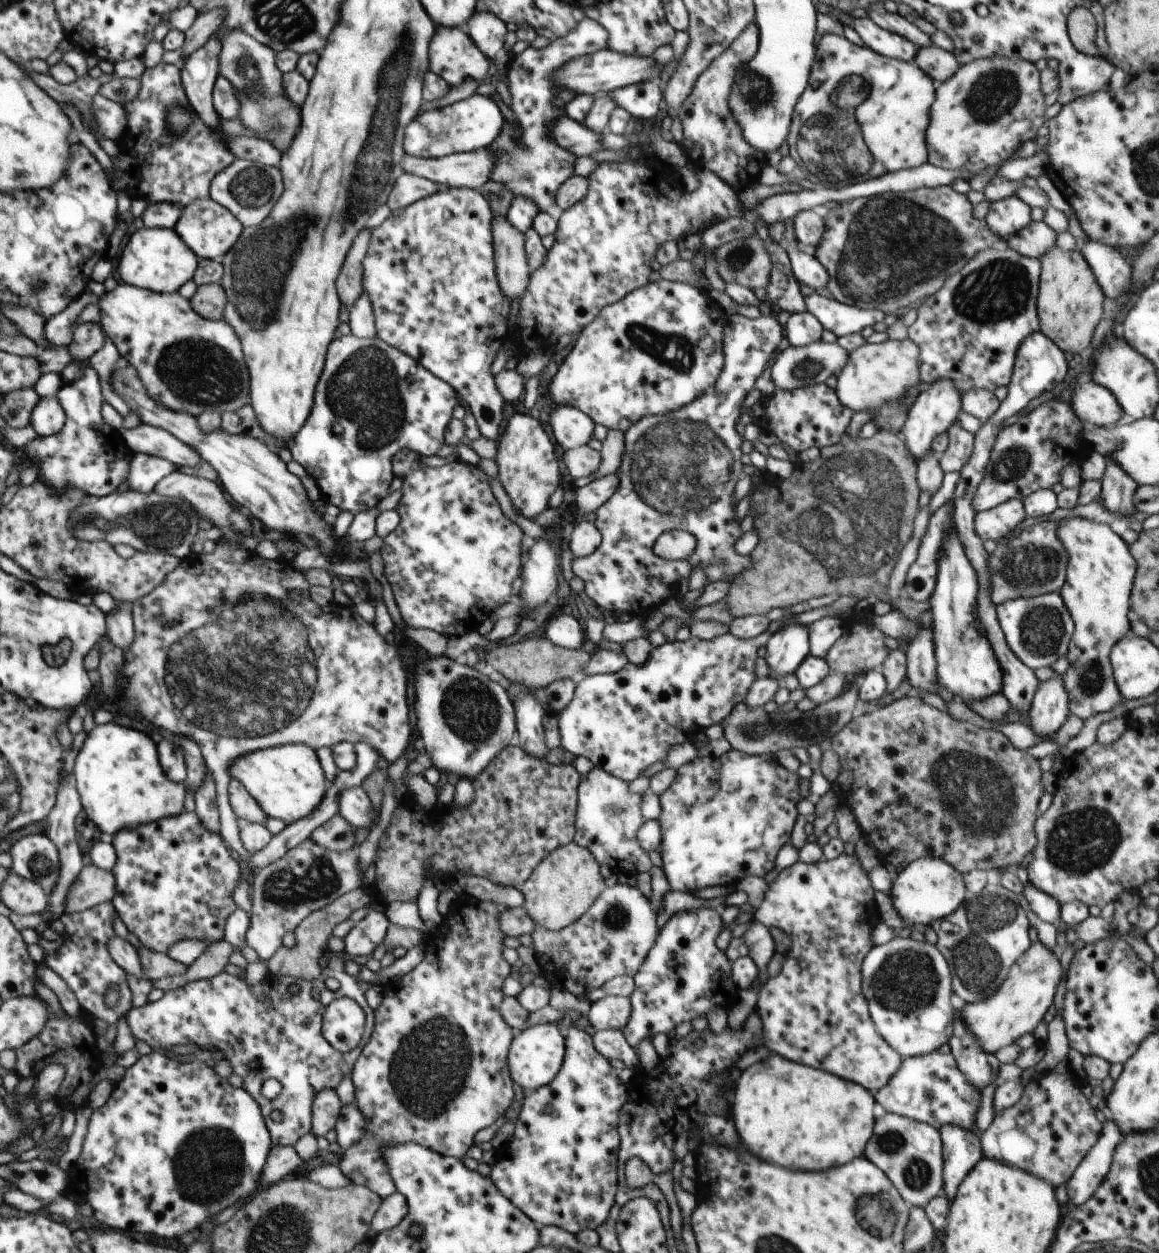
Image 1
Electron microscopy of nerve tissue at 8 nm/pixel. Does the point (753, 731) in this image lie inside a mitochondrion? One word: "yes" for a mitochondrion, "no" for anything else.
yes

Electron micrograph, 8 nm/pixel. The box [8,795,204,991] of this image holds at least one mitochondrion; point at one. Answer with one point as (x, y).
(39, 865)

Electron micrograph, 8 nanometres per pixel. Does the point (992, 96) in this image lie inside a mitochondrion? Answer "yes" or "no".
yes

